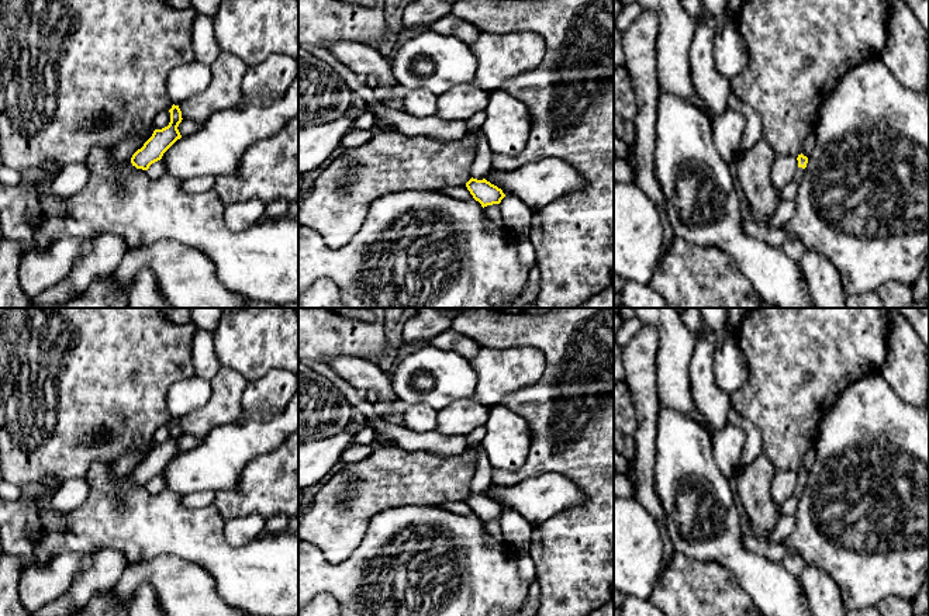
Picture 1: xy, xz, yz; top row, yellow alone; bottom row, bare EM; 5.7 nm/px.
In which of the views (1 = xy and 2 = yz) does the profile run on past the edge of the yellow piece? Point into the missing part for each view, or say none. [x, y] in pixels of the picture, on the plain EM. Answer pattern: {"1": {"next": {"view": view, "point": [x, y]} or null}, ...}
{"1": {"next": {"view": "xy", "point": [123, 467]}}, "2": {"next": {"view": "yz", "point": [810, 459]}}}

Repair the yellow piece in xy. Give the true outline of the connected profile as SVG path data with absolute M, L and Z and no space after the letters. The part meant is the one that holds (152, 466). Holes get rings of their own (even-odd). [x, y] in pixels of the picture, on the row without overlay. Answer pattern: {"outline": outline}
{"outline": "M179 421L169 425L170 437L162 444L145 444L117 460L110 470L114 478L131 477L137 484L148 485L149 481L162 474L163 468L182 453L177 442L182 437Z"}

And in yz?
{"outline": "M814 444L814 446L809 447L801 468L797 473L798 482L797 482L795 492L794 492L794 495L797 498L800 498L804 492L805 482L807 482L807 478L808 478L808 473L811 471L811 468L815 463L815 456L816 456L816 453L815 453L815 444Z"}

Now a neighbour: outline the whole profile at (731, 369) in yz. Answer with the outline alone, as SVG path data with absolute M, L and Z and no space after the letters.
M735 333L723 336L715 350L716 387L729 397L738 392L749 376L749 367L743 350L739 347Z

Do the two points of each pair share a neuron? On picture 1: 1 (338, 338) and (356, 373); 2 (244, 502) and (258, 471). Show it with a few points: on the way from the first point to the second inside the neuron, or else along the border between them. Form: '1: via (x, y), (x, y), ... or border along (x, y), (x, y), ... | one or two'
1: border along (327, 363), (334, 356), (359, 356), (376, 364) | two
2: via (251, 495), (258, 488), (258, 478) | one

